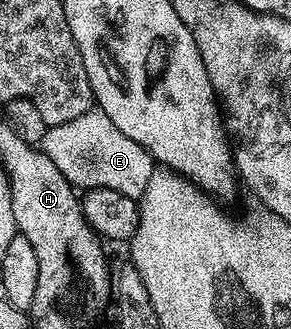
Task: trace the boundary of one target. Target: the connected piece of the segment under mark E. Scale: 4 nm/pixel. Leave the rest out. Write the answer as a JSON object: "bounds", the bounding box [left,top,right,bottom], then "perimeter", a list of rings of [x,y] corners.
{"bounds":[38,107,156,201],"perimeter":[[[96,107],[73,121],[49,127],[38,145],[69,183],[84,191],[96,187],[114,188],[140,201],[156,170],[150,152],[123,133],[106,112]]]}

